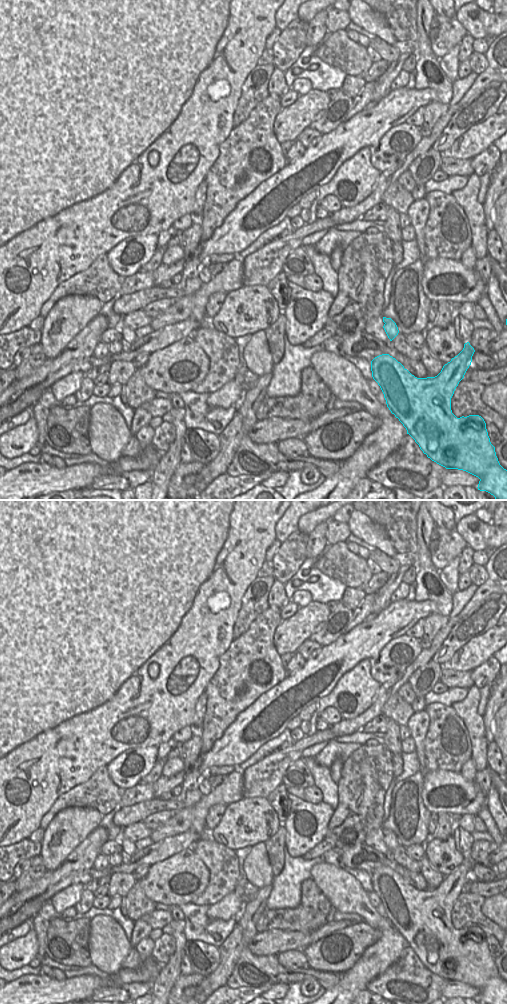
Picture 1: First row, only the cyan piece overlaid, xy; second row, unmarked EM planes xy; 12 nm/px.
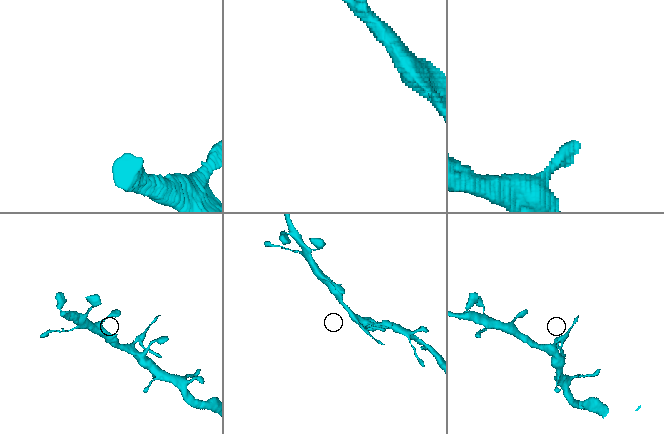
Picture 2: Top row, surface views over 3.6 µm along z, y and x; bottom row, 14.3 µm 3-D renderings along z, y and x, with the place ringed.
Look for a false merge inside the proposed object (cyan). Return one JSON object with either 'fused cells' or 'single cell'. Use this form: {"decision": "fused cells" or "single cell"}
{"decision": "fused cells"}

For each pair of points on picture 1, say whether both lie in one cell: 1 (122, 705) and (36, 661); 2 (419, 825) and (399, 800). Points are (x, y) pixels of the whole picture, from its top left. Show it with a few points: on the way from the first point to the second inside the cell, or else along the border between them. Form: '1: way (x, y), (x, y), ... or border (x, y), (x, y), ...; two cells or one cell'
1: way (101, 685), (79, 663), (57, 661); one cell
2: way (413, 819), (408, 814), (405, 806); one cell

